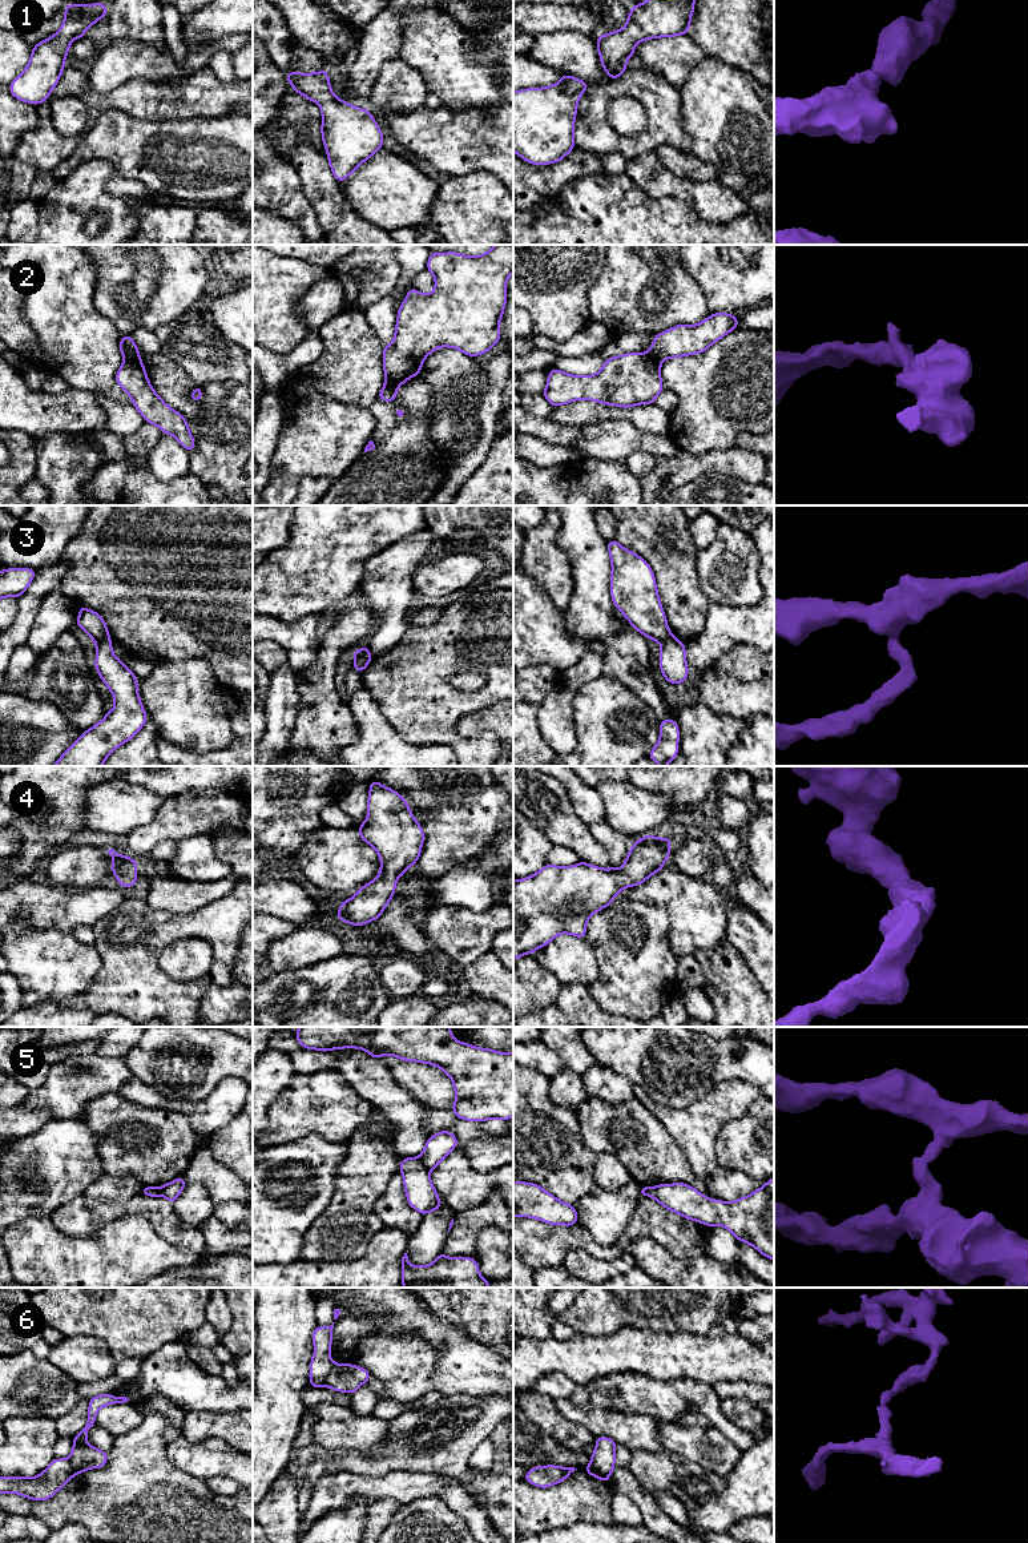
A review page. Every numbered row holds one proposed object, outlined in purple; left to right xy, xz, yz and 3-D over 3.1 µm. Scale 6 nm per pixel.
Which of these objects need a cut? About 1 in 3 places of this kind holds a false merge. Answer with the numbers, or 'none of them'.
2, 3, 5, 6

